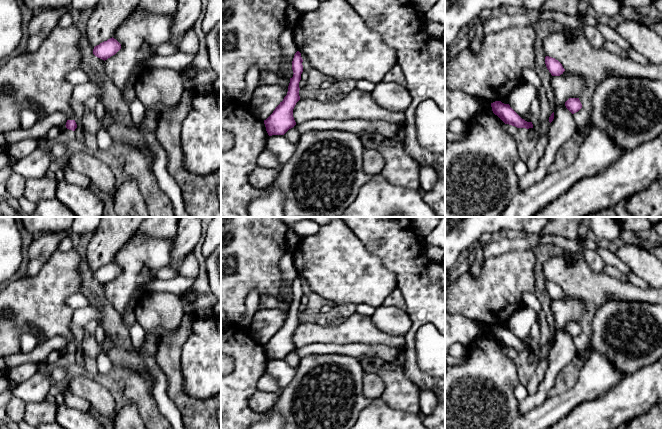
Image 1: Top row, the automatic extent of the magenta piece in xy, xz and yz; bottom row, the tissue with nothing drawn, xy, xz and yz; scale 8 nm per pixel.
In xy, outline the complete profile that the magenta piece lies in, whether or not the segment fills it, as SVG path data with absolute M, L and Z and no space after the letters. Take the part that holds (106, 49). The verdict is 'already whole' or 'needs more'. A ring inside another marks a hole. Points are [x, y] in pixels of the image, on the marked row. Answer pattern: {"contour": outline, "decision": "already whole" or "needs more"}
{"contour": "M113 37L95 46L93 54L102 59L107 60L111 56L115 55L121 49L121 44Z", "decision": "already whole"}

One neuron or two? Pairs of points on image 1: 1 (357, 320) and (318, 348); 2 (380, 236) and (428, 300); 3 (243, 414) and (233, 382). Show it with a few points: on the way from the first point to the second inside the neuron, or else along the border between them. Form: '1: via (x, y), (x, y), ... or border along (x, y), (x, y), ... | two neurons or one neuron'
1: border along (349, 343), (310, 342), (302, 346) | two neurons
2: via (396, 252), (414, 270), (424, 284) | one neuron
3: via (235, 406), (233, 404), (233, 390) | one neuron

